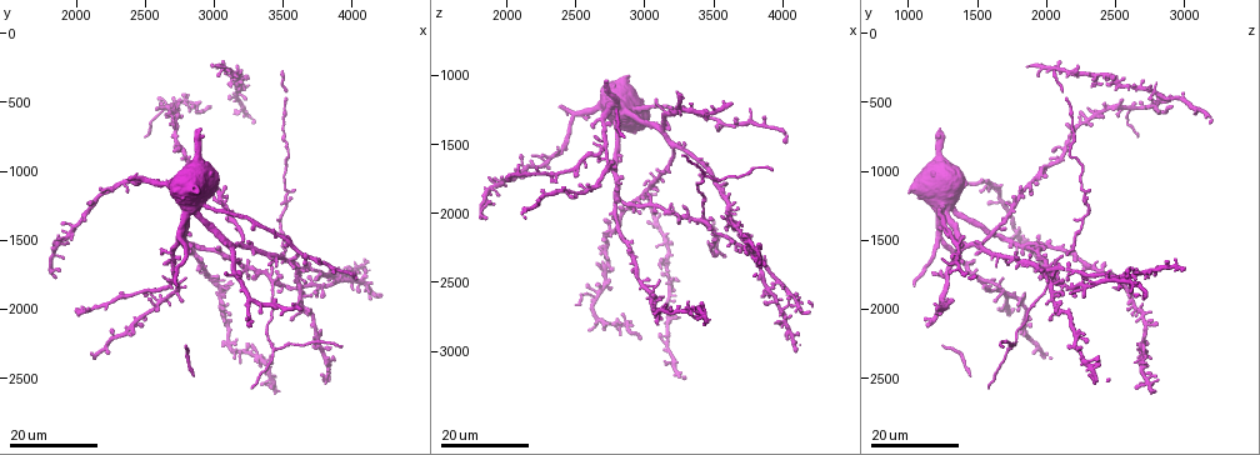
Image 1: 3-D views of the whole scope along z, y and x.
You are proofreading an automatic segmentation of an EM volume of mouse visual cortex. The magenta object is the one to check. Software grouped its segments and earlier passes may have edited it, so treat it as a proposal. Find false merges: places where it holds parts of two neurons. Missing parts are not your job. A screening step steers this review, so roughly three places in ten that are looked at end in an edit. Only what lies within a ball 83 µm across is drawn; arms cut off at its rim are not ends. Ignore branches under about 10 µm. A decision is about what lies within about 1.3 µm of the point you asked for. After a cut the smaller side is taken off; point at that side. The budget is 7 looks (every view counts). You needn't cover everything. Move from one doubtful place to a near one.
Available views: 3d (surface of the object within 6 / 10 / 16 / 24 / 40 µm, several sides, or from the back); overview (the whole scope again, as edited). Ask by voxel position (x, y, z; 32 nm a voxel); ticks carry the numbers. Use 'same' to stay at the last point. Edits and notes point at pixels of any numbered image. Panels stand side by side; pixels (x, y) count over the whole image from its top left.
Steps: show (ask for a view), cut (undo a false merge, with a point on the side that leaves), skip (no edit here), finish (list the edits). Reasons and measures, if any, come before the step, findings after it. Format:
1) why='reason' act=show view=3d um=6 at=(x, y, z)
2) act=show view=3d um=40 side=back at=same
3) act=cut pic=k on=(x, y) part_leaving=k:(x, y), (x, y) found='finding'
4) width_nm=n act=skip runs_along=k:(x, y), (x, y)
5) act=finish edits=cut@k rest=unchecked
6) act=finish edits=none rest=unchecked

why='looks like a crossing' act=show view=3d um=16 at=(3280, 1960, 1220)

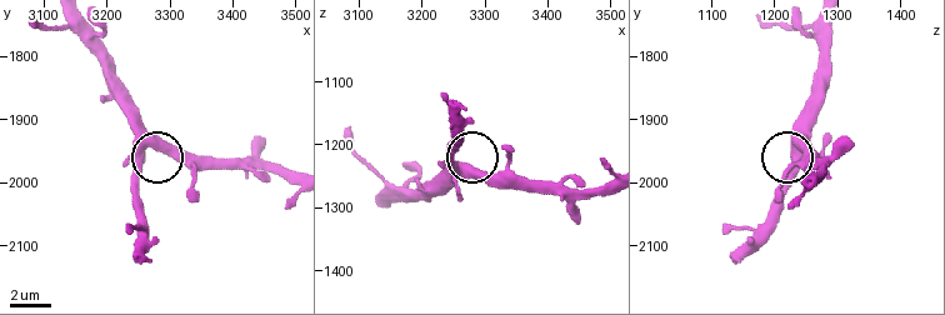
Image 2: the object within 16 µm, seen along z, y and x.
act=show view=3d um=6 at=(3265, 1935, 1235)

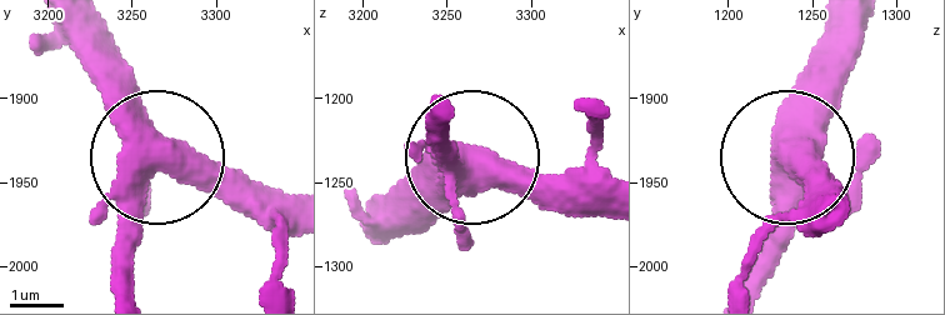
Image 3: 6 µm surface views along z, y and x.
width_nm=510 act=skip found='one neuron here'

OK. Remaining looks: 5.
why='four-way junction' act=show view=3d um=16 at=(3440, 1780, 2020)

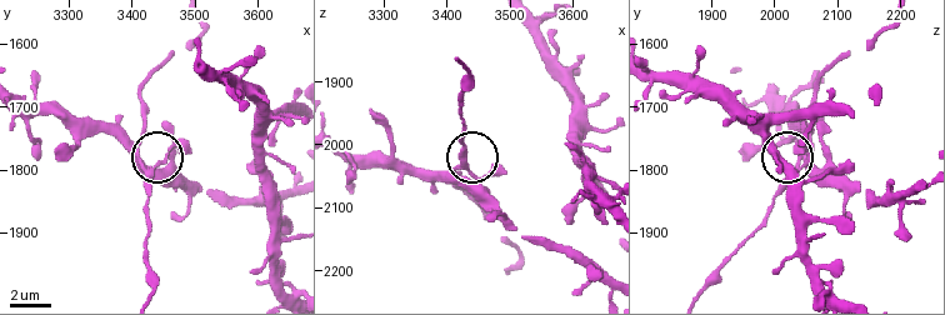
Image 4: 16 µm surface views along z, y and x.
act=show view=3d um=6 at=(3430, 1805, 2040)

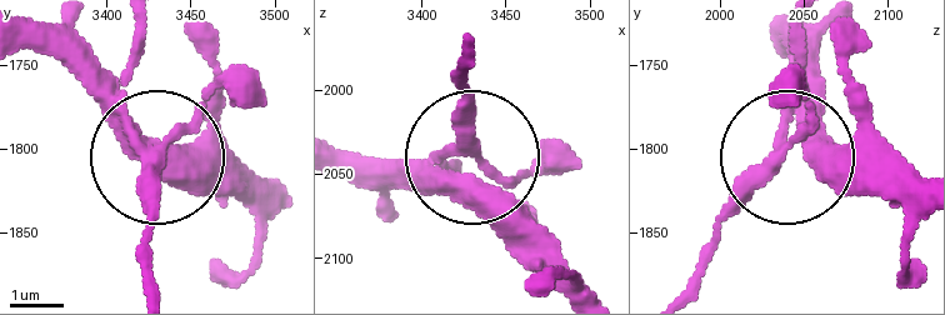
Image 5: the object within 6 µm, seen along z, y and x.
act=skip runs_along=5:(33, 28), (149, 163), (154, 265) found='one neuron here'

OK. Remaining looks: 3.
why='three arms meet' act=show view=3d um=16 at=(2720, 1900, 1680)

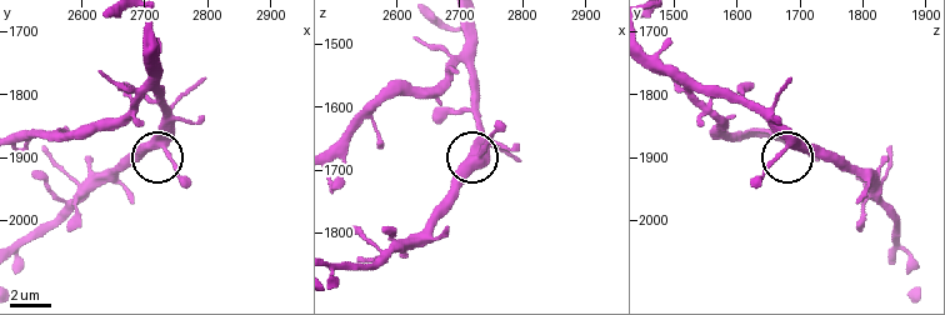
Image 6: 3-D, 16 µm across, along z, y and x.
why='zoom in' act=show view=3d um=6 at=(2720, 1885, 1685)

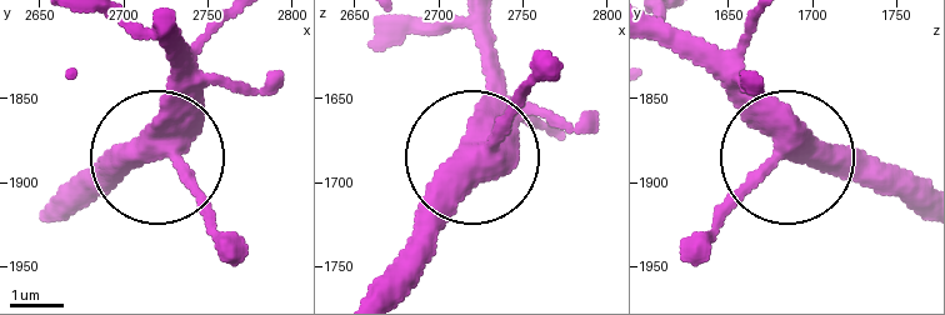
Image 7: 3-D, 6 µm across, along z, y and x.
why='other side' act=show view=3d um=6 side=back at=(2724, 1884, 1686)

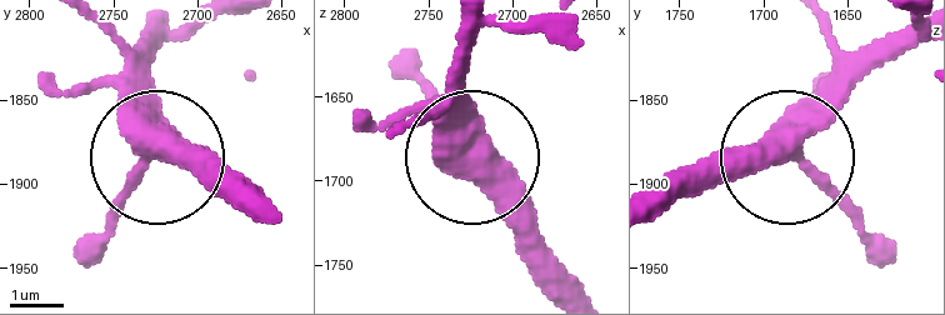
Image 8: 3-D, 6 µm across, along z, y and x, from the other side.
act=skip runs_along=8:(158, 20), (148, 164), (81, 240) found='one neuron here'

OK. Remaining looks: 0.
act=finish edits=none rest=unchecked

